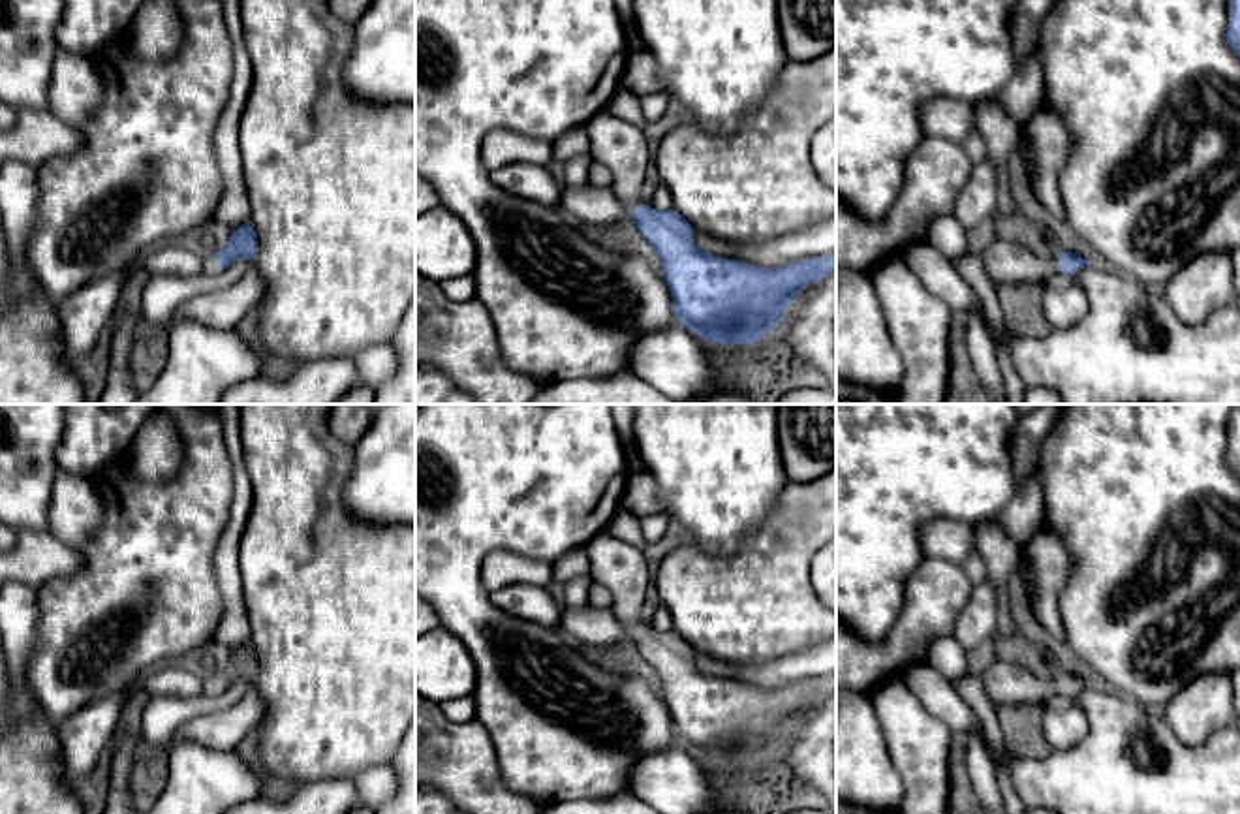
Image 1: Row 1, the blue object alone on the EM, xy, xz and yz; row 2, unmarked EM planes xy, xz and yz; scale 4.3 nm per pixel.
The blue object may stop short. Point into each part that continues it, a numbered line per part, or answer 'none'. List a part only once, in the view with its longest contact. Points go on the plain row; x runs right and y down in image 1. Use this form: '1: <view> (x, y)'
1: xy (209, 687)

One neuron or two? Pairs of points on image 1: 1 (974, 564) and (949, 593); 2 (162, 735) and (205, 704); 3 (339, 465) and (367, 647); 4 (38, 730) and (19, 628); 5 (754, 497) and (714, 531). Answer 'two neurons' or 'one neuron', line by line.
1: two neurons
2: one neuron
3: one neuron
4: one neuron
5: one neuron

